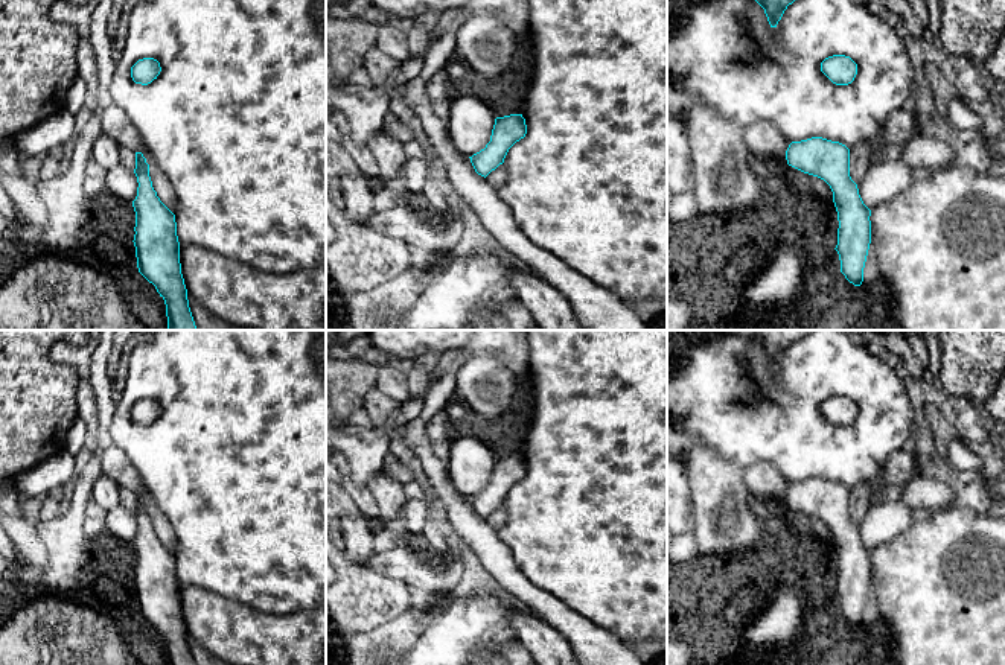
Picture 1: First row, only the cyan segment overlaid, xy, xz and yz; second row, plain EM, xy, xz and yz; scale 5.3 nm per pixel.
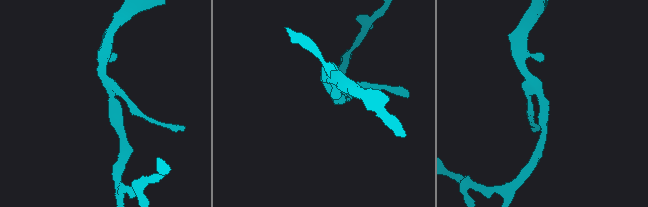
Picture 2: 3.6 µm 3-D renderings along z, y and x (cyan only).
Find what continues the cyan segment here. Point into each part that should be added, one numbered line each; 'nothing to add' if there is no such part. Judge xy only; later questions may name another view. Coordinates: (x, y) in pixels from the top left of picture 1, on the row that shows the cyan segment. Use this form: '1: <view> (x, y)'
nothing to add

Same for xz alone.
nothing to add

